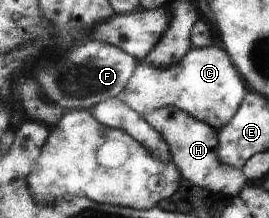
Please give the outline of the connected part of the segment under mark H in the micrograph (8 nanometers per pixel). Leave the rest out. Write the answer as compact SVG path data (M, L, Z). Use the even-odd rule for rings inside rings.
M166 107L147 113L144 118L167 140L177 167L184 179L215 193L228 193L237 196L249 184L244 169L222 164L219 157L219 132L210 123L202 122L178 107Z

